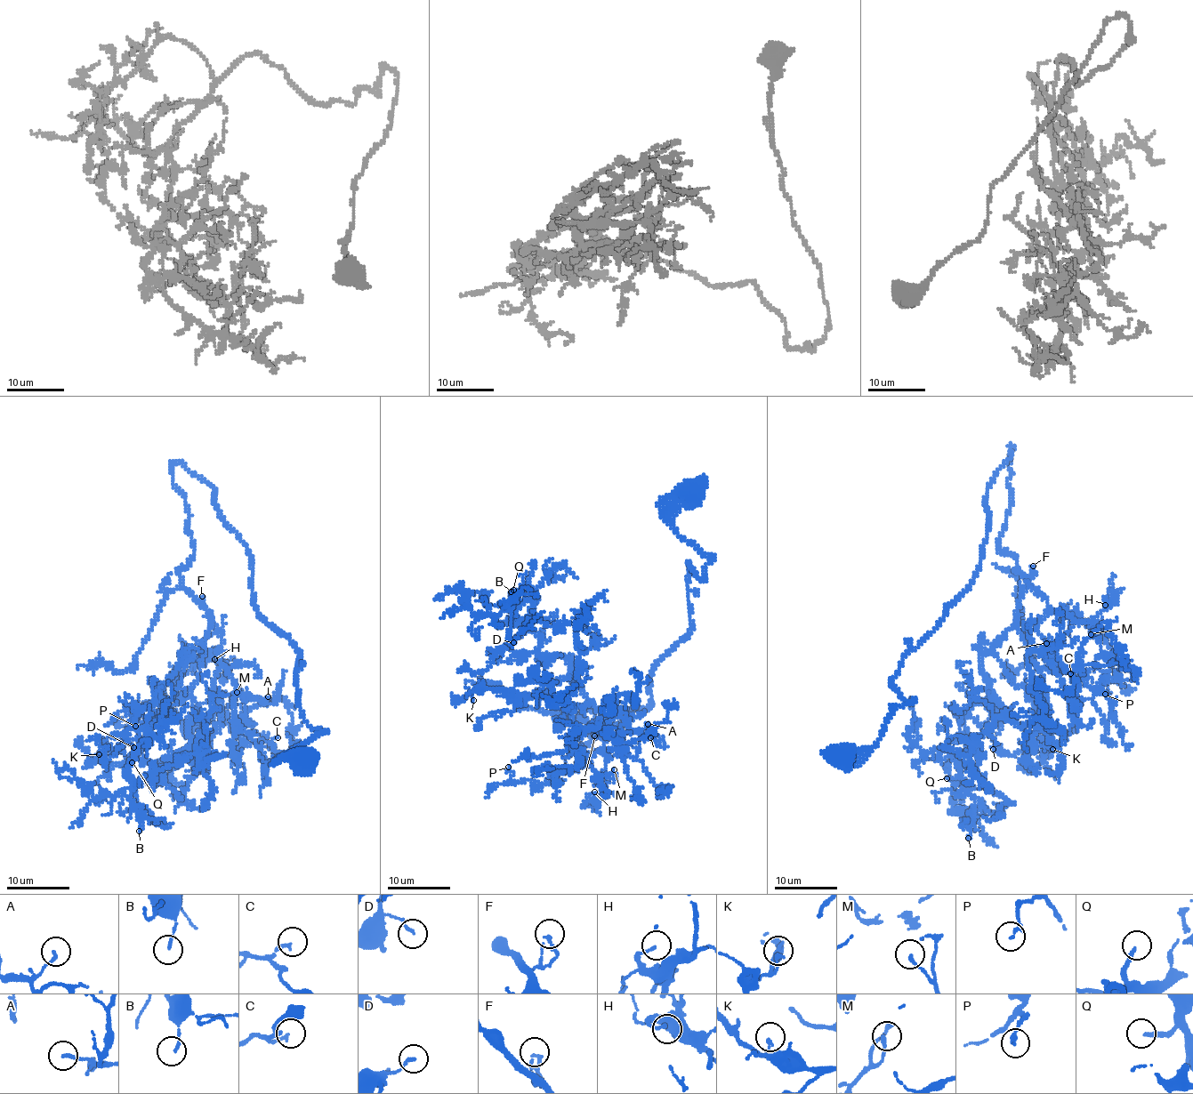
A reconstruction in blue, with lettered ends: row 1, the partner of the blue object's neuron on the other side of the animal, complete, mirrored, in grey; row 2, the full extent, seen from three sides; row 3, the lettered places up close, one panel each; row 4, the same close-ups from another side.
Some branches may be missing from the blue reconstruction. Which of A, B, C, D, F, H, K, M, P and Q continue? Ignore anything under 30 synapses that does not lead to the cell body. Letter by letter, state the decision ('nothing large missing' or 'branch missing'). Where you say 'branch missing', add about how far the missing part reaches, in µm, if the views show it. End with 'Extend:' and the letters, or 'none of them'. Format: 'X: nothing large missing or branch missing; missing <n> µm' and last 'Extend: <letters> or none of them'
A: nothing large missing
B: nothing large missing
C: nothing large missing
D: nothing large missing
F: nothing large missing
H: nothing large missing
K: nothing large missing
M: nothing large missing
P: nothing large missing
Q: branch missing; missing 15 µm
Extend: Q

